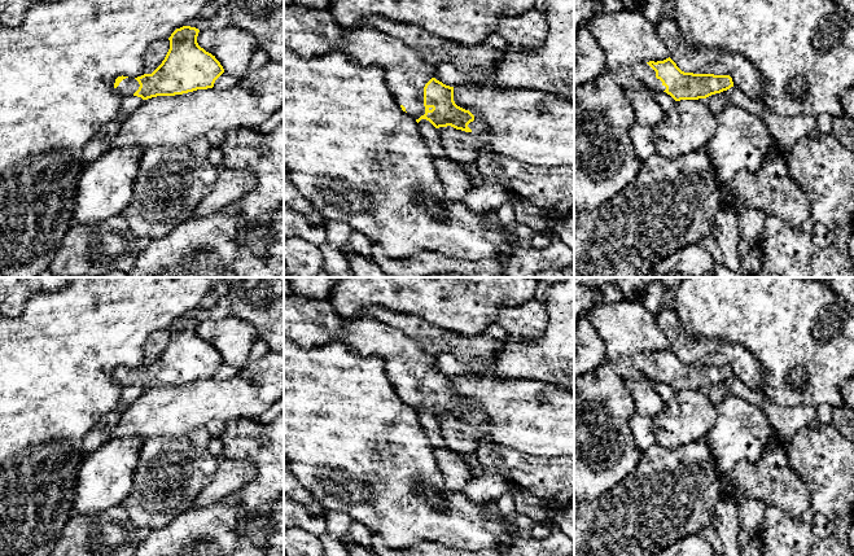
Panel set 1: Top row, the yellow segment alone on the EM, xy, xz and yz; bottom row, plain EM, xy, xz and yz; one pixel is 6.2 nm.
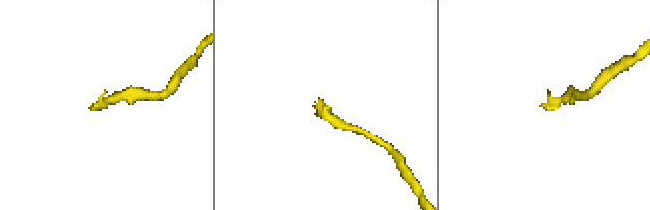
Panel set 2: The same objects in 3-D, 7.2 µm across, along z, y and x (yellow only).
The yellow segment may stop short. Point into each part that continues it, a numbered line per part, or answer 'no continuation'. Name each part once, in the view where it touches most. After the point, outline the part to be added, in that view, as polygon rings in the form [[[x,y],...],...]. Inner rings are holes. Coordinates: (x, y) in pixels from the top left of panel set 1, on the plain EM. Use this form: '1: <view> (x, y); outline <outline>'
1: xz (307, 322); outline [[[284,294],[284,338],[305,350],[330,342],[343,342],[352,354],[380,356],[398,394],[403,395],[415,410],[425,404],[424,377],[433,368],[435,356],[425,353],[415,340],[399,329],[369,316],[342,319],[328,299]]]

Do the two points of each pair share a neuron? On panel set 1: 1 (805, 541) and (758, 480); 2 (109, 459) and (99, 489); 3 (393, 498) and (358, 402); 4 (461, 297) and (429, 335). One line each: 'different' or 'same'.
1: different
2: same
3: same
4: different

